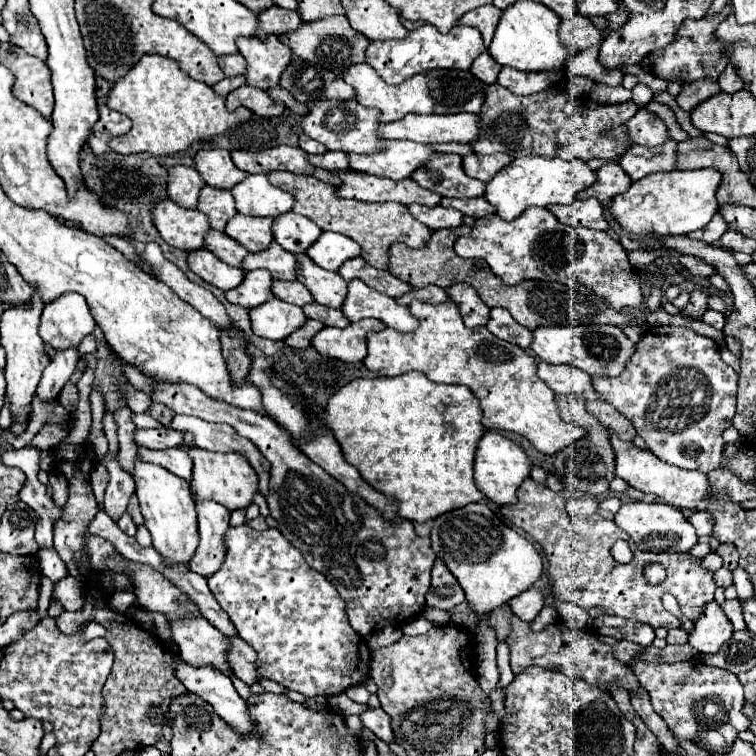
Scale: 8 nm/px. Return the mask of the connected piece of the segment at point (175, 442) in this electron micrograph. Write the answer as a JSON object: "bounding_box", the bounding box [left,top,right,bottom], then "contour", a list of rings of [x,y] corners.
{"bounding_box":[135,428,183,450],"contour":[[[157,428],[157,430],[135,430],[135,442],[139,446],[167,450],[167,448],[183,448],[183,434],[173,428]]]}

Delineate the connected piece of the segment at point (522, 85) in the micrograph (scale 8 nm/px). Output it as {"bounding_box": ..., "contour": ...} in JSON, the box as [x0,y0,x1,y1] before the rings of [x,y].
{"bounding_box":[497,68,557,96],"contour":[[[501,68],[497,82],[511,90],[513,94],[519,96],[531,96],[537,92],[547,90],[551,84],[555,84],[557,74],[549,72],[549,74],[529,74],[529,72],[521,72],[521,70],[513,70],[513,68]]]}

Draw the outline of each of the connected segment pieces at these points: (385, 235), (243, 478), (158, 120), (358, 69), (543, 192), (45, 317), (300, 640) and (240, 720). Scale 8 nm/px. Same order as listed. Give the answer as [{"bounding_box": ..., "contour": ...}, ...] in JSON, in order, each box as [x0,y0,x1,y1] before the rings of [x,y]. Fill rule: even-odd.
[{"bounding_box":[269,172,431,270],"contour":[[[271,172],[269,182],[295,196],[293,212],[311,218],[321,230],[339,232],[359,242],[363,248],[361,258],[365,258],[375,268],[389,270],[389,246],[393,242],[403,242],[411,248],[421,248],[421,246],[427,246],[431,238],[431,230],[425,224],[417,222],[417,218],[409,214],[409,208],[405,204],[399,204],[399,202],[369,204],[369,202],[357,202],[357,200],[343,200],[337,196],[331,184],[325,184],[313,176],[305,176],[305,174],[301,176],[293,172]]]},{"bounding_box":[187,446,257,510],"contour":[[[197,446],[187,448],[187,454],[193,458],[193,480],[191,480],[191,492],[195,498],[209,498],[219,504],[223,504],[227,510],[237,510],[237,508],[247,508],[253,502],[253,494],[257,492],[257,474],[253,466],[249,466],[247,458],[229,452],[209,452],[201,450]]]},{"bounding_box":[107,54,237,156],"contour":[[[145,54],[133,70],[113,86],[107,106],[127,114],[133,122],[133,128],[125,136],[109,142],[117,154],[149,152],[153,156],[173,156],[187,150],[193,142],[223,134],[237,124],[237,116],[227,110],[225,100],[217,96],[211,86],[193,80],[177,62],[155,54]]]},{"bounding_box":[343,64,487,122],"contour":[[[353,64],[343,80],[355,88],[361,106],[381,110],[381,122],[395,122],[407,114],[457,114],[457,112],[479,112],[485,102],[487,84],[477,80],[467,70],[431,70],[405,80],[399,86],[387,84],[377,70],[367,64]]]},{"bounding_box":[485,154,597,220],"contour":[[[527,154],[513,160],[505,166],[491,182],[487,182],[485,198],[497,208],[497,216],[505,220],[515,220],[523,214],[525,208],[549,206],[549,204],[571,204],[575,196],[589,188],[597,180],[595,170],[591,170],[581,160],[563,160],[563,158],[545,158],[537,154]]]},{"bounding_box":[39,292,95,350],"contour":[[[65,292],[43,308],[39,336],[55,350],[77,346],[93,330],[95,320],[85,298],[77,292]]]},{"bounding_box":[207,524,371,698],"contour":[[[245,524],[231,526],[223,534],[223,540],[227,548],[225,562],[217,574],[207,578],[207,584],[219,606],[229,614],[237,634],[257,652],[257,672],[307,698],[333,696],[363,682],[371,662],[367,642],[349,626],[349,620],[345,618],[345,600],[333,590],[323,574],[305,562],[301,550],[297,550],[277,528],[261,532]]]},{"bounding_box":[175,662,253,736],"contour":[[[187,662],[177,664],[175,674],[189,692],[205,698],[205,702],[209,702],[235,732],[247,736],[253,734],[245,700],[237,694],[229,676],[213,666],[189,666]]]}]

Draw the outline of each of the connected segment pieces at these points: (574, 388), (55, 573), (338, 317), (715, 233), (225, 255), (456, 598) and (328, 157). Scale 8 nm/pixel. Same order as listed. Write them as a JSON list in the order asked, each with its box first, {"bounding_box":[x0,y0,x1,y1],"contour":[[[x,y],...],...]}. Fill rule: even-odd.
[{"bounding_box":[537,360,599,400],"contour":[[[537,360],[537,376],[545,380],[555,394],[575,394],[585,400],[599,400],[591,376],[573,366],[553,366]]]},{"bounding_box":[37,548,67,582],"contour":[[[49,548],[49,550],[39,550],[37,552],[37,558],[39,558],[39,566],[41,566],[41,572],[51,578],[53,582],[61,580],[61,576],[67,576],[67,566],[63,564],[63,560],[59,558],[59,554]]]},{"bounding_box":[303,302,349,328],"contour":[[[311,302],[303,308],[303,312],[307,314],[307,318],[313,318],[313,320],[319,320],[323,322],[325,326],[335,326],[335,328],[345,328],[349,326],[349,318],[345,318],[345,314],[341,310],[333,310],[333,308],[327,308],[327,306],[321,306],[317,302]]]},{"bounding_box":[687,212,729,244],"contour":[[[717,212],[713,216],[713,222],[709,222],[709,226],[705,226],[705,230],[695,230],[693,234],[687,234],[689,238],[693,240],[703,240],[703,242],[709,242],[709,244],[715,244],[725,232],[729,230],[727,222],[721,218],[721,214]]]},{"bounding_box":[205,230,249,268],"contour":[[[209,230],[207,232],[205,246],[217,258],[221,258],[223,262],[227,262],[229,266],[235,266],[235,268],[241,268],[245,256],[249,254],[241,244],[237,244],[235,240],[231,240],[225,232],[217,232],[217,230]]]},{"bounding_box":[427,560,465,610],"contour":[[[437,560],[431,572],[431,586],[427,590],[427,606],[435,606],[441,610],[451,610],[457,604],[461,604],[465,600],[463,588],[459,586],[459,582],[455,580],[455,576],[447,570],[447,566]]]},{"bounding_box":[309,152,349,172],"contour":[[[327,152],[325,156],[309,156],[309,160],[315,164],[315,166],[321,166],[325,170],[331,170],[331,172],[341,172],[341,170],[349,170],[349,156],[347,154],[341,154],[341,152]]]}]

